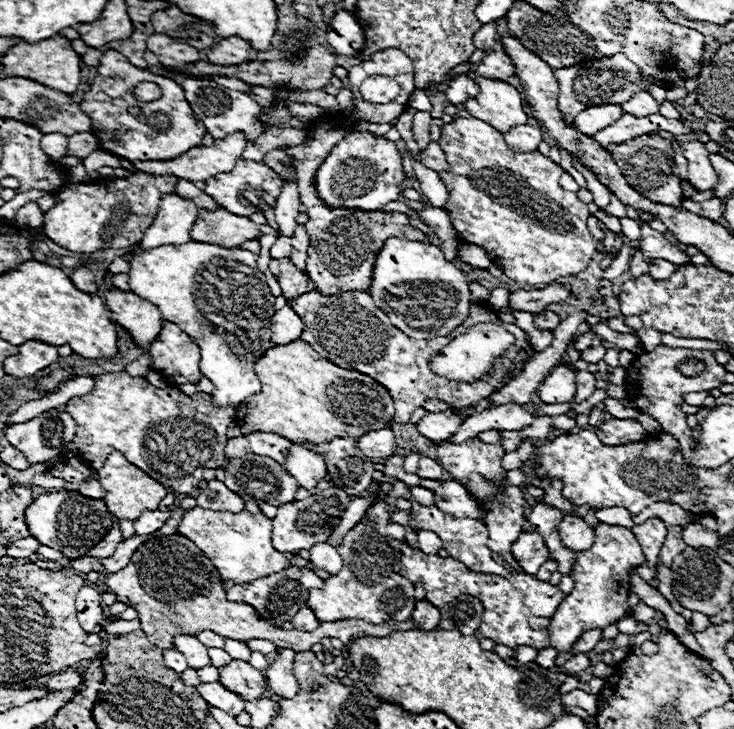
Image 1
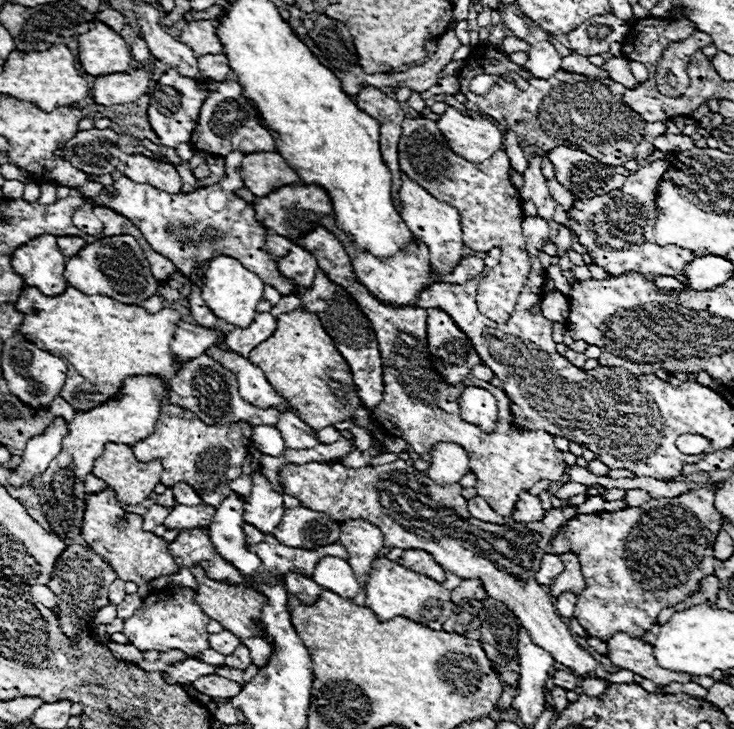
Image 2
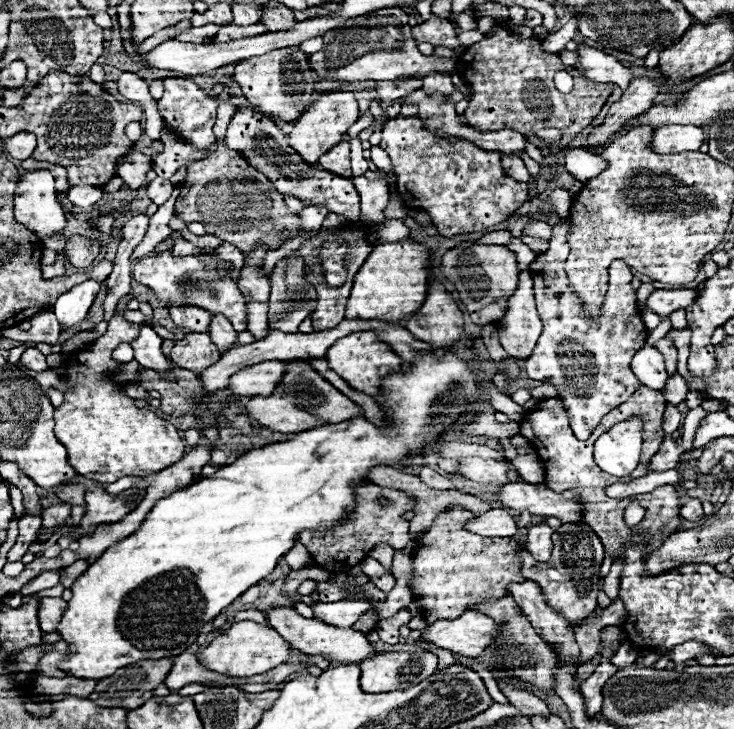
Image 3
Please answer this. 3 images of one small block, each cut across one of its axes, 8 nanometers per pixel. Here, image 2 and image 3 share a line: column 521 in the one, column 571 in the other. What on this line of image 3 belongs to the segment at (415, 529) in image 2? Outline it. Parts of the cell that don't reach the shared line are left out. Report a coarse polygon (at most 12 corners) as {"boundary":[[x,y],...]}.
{"boundary":[[582,522],[562,524],[548,562],[522,576],[538,582],[570,624],[598,606],[604,546]]}

